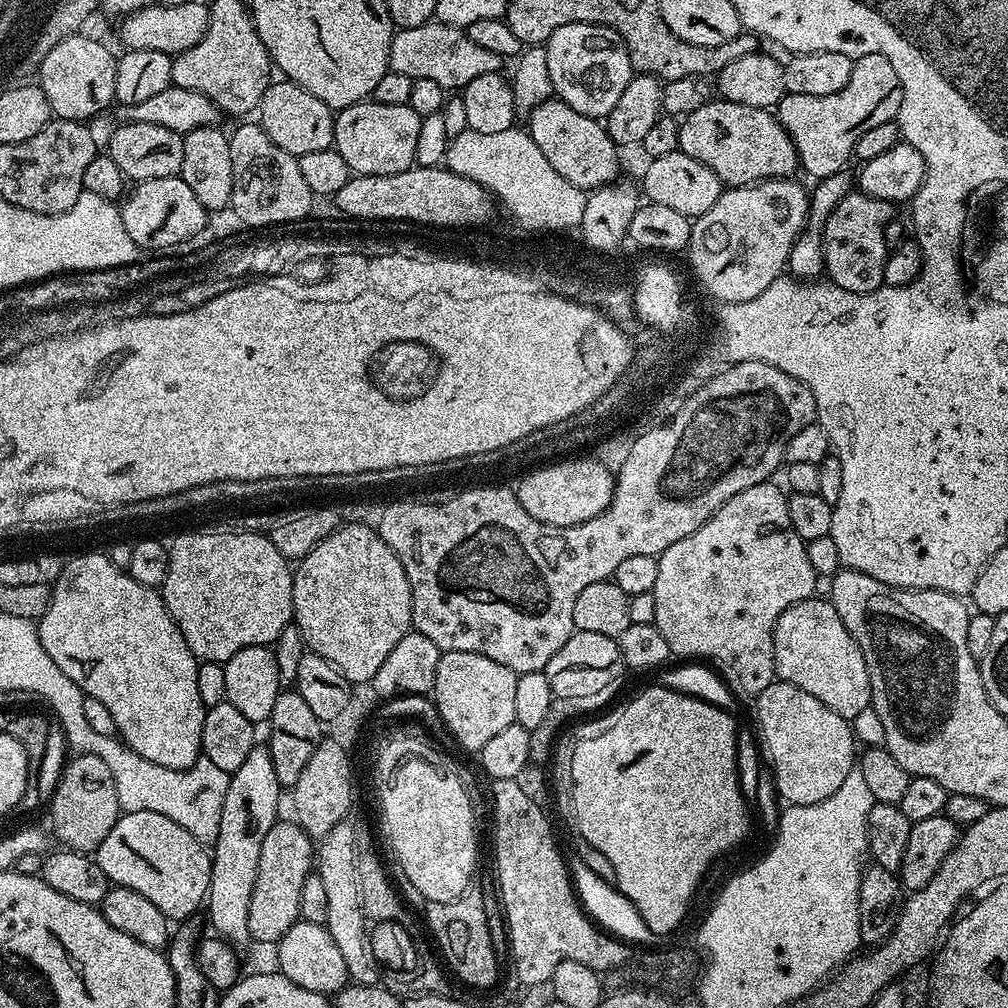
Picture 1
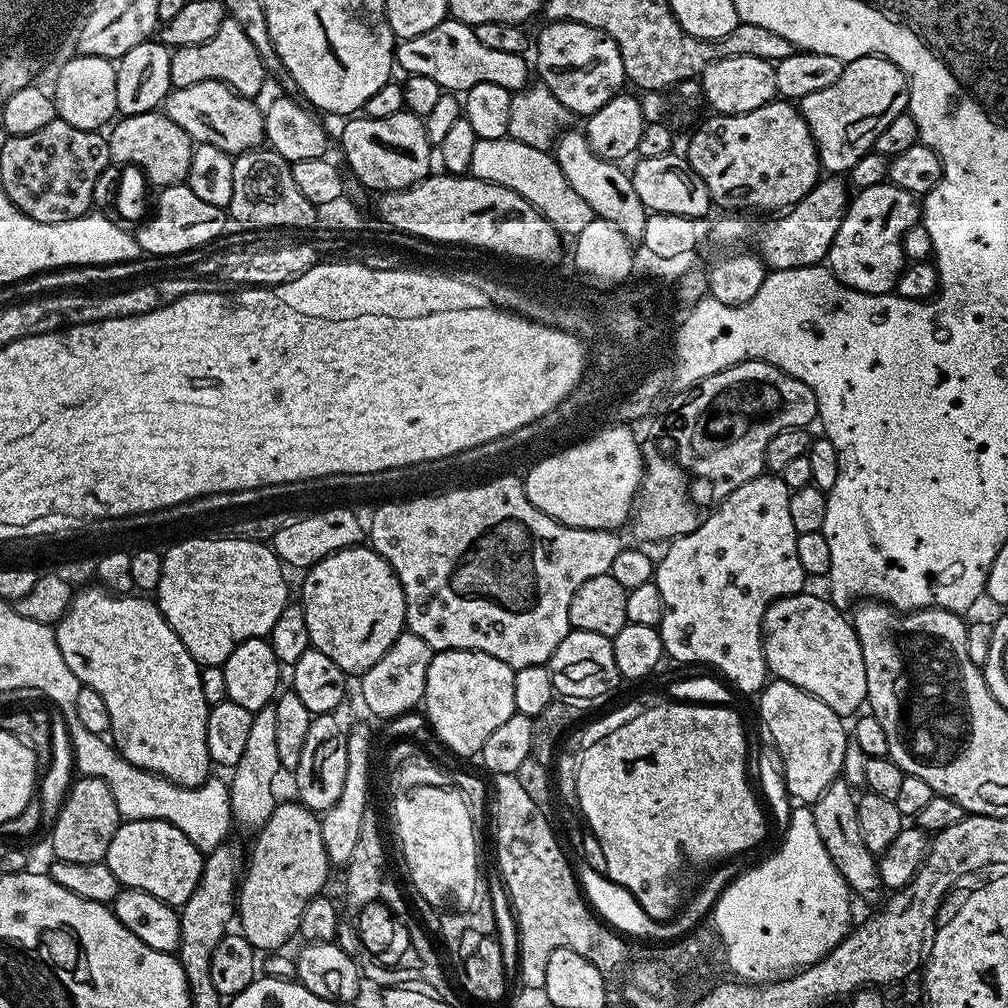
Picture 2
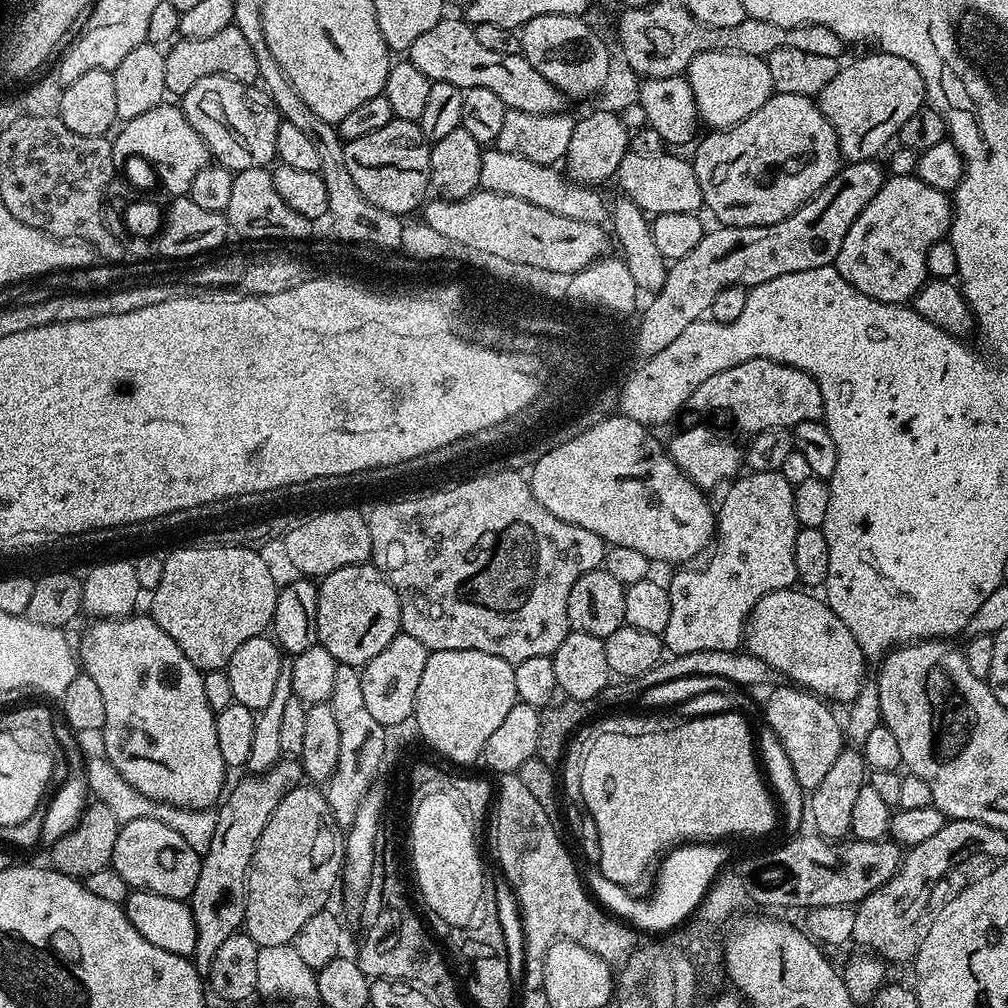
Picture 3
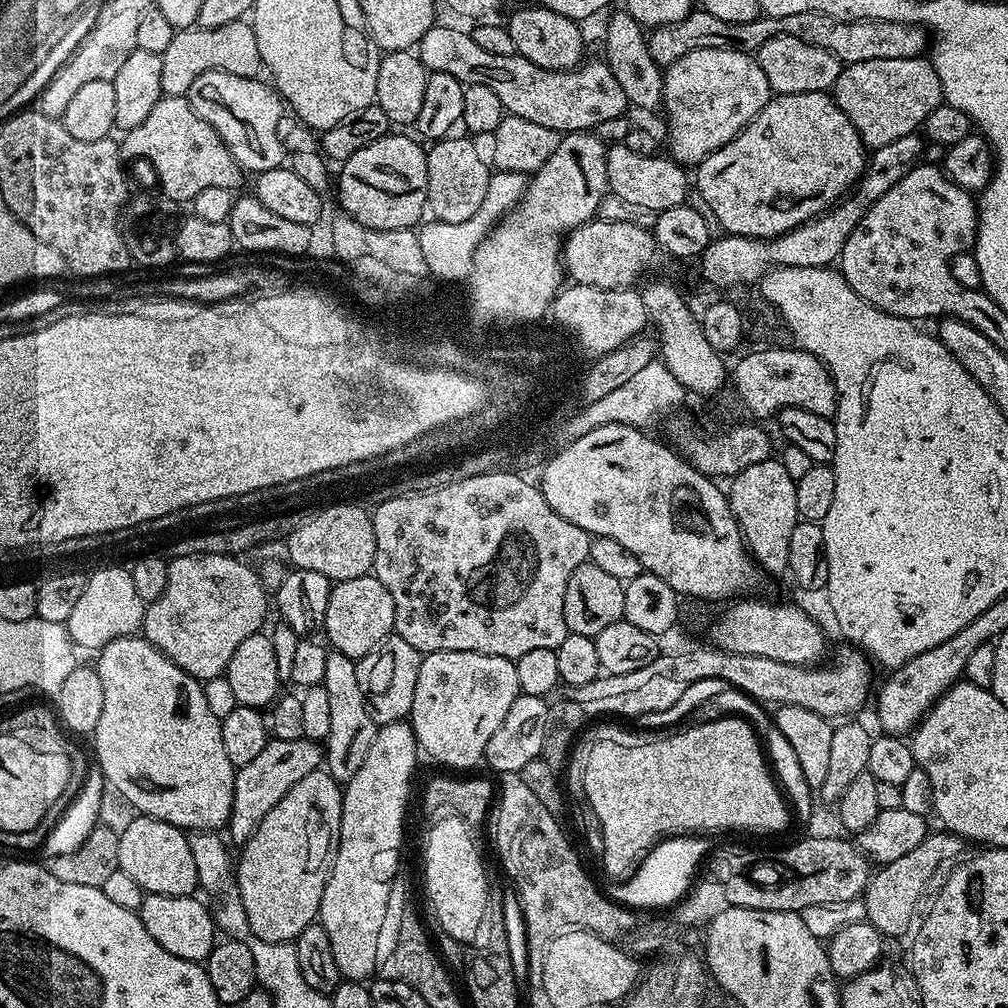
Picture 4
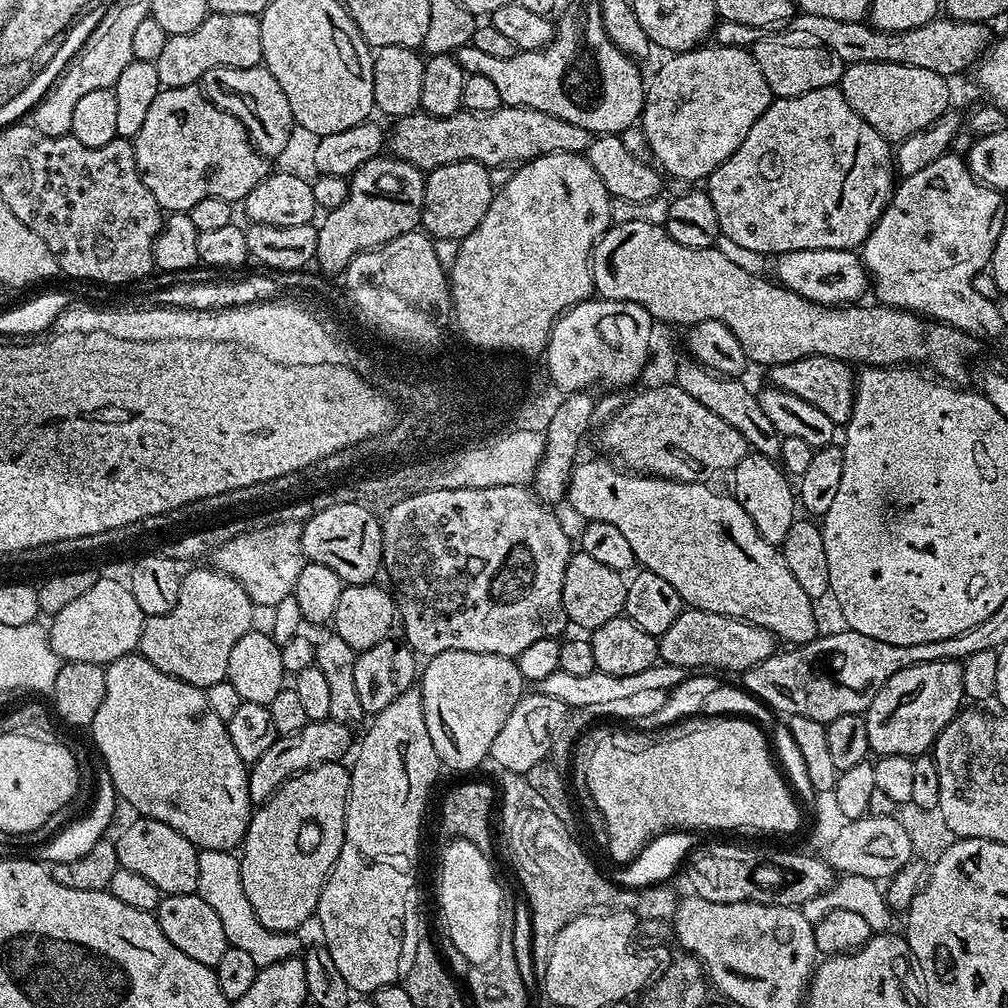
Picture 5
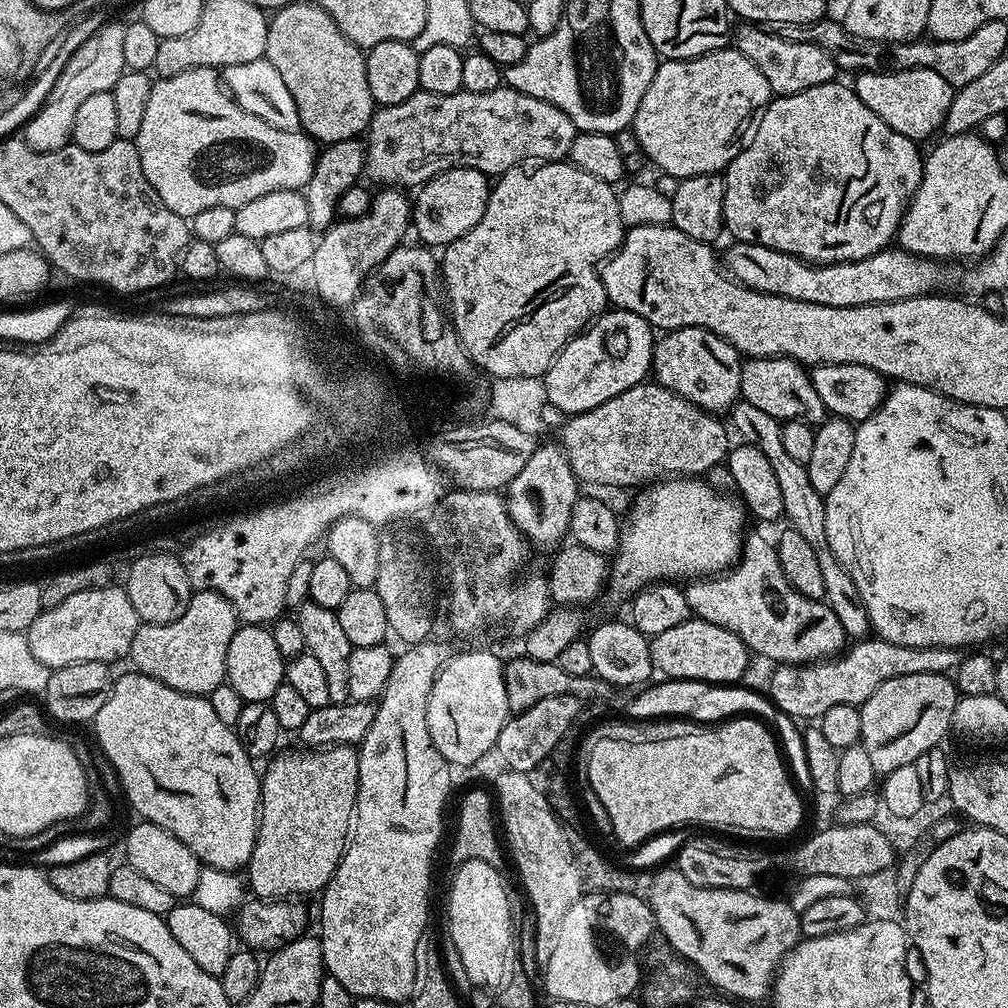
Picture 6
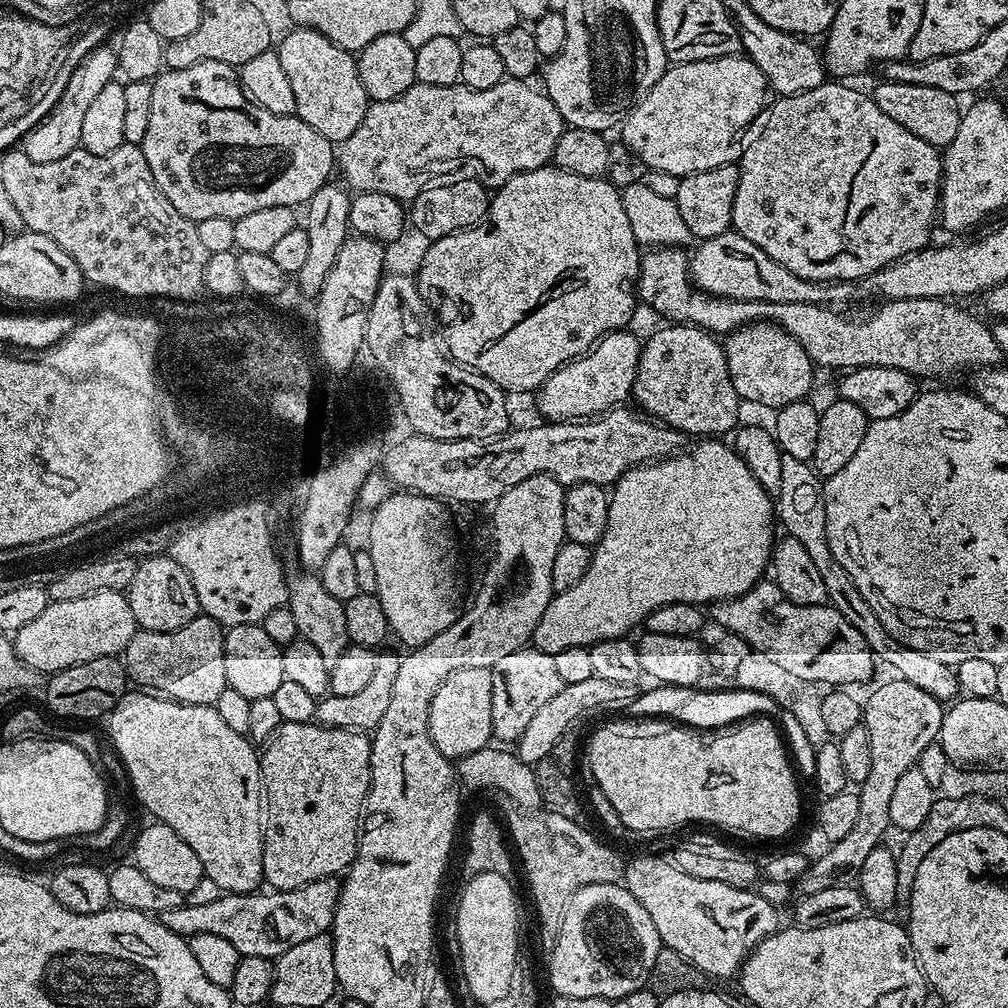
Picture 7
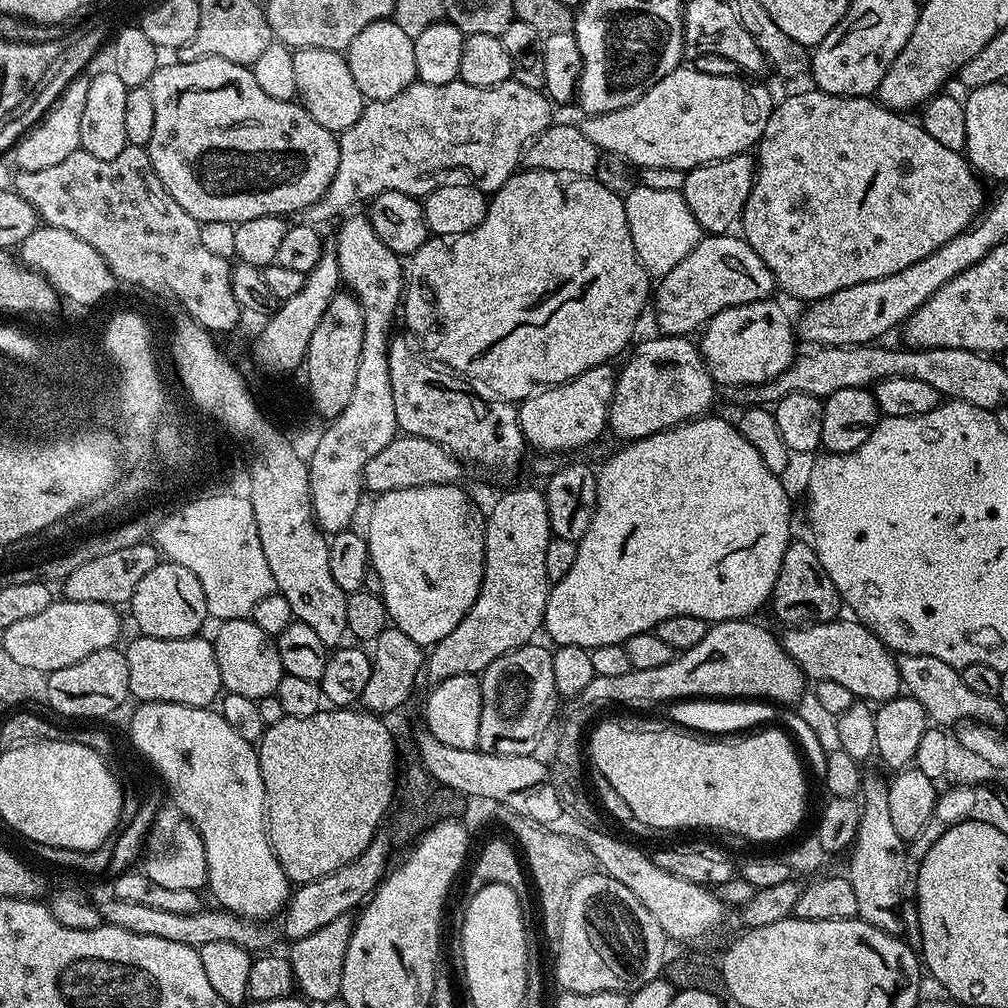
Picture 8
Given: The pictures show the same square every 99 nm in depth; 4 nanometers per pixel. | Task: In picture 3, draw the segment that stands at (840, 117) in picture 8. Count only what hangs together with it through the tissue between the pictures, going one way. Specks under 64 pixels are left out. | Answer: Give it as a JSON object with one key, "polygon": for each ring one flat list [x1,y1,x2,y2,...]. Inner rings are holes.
{"polygon":[[776,92,766,103,758,106,758,110,754,110,754,114,750,114,750,118,746,118,735,128,712,130,707,134,709,136,704,141,701,142,700,140,695,145,695,148,697,147,696,153,690,156,690,163,694,174,698,178,698,186,702,186,704,208,707,211,712,211,720,219,717,221,724,226,770,226,774,222,782,222,782,218,794,214,794,210,798,210,807,200,814,198,814,194,818,194,818,190,822,190,822,186,826,186,826,182,830,182,830,178,834,178,834,174,839,172,842,167,838,134,826,118,826,114,822,114,819,103,811,96]]}

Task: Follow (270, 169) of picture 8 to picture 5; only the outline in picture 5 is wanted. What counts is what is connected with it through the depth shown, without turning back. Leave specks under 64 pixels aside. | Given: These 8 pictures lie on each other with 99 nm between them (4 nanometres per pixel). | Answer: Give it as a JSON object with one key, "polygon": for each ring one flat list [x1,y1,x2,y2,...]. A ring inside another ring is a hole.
{"polygon":[[199,87,166,88,161,90,150,105,146,122,134,138,132,146,136,168,144,185,154,194,165,213,187,213,202,198,222,198,233,202,243,202,246,194,262,178,260,163,262,157,250,139,249,129,229,112,223,112,216,104,211,104]]}

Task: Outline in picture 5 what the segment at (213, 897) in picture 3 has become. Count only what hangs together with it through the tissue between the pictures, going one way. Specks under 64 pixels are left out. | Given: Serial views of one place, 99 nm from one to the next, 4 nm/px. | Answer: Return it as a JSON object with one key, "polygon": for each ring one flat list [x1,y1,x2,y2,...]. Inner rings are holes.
{"polygon":[[331,718,327,720,310,720,306,726,302,726,302,730,298,730,298,734,293,736,281,736,274,742,274,746,270,746,270,750,266,750,266,754,262,754,262,758,258,758,248,769,248,793,254,802,263,802,280,787,284,781,296,775,298,772,305,772,308,768,315,768,318,764,330,764,333,762,343,761,344,755,349,752,354,744,354,736,352,740,353,729,349,725,338,722]]}

